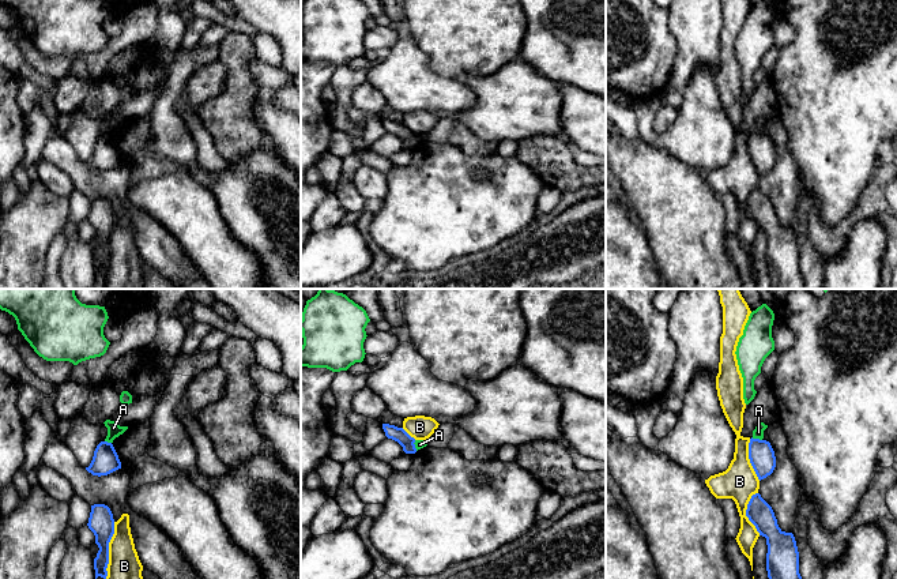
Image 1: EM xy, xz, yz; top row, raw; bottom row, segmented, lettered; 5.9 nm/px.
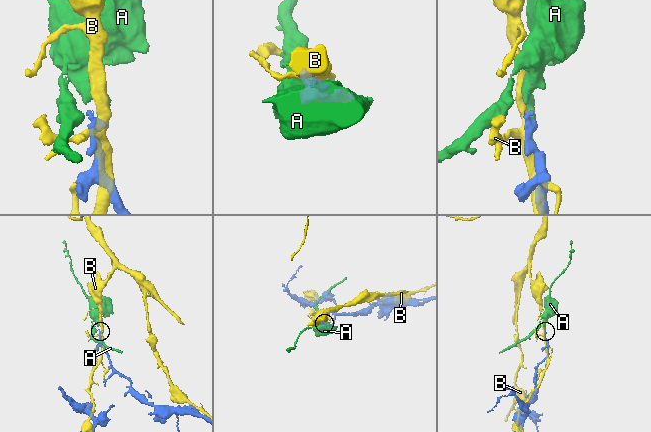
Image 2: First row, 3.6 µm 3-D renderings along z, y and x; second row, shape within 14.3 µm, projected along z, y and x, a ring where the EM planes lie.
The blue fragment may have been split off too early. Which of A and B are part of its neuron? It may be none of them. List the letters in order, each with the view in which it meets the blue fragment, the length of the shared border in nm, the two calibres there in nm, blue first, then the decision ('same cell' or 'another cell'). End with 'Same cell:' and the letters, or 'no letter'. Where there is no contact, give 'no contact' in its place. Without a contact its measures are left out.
A: contact in yz; length 70 nm; calibres 150 and 60 nm; another cell
B: contact in xy; length 340 nm; calibres 150 and 180 nm; another cell
Same cell: no letter

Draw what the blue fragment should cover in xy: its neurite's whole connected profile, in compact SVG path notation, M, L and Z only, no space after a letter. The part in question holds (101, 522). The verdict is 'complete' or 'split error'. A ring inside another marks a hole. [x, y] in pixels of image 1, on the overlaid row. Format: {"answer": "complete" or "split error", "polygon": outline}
{"answer": "complete", "polygon": "M105 504L91 505L91 512L87 523L88 529L95 535L95 544L99 550L94 559L95 579L98 576L106 579L109 564L109 542L114 534L114 519L110 508Z"}

